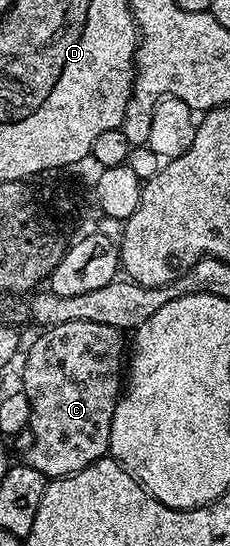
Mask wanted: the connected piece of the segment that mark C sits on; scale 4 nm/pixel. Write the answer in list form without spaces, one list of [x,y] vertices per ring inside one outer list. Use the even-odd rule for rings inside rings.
[[[67,321],[67,325],[55,325],[40,332],[41,336],[34,341],[24,352],[25,364],[21,367],[20,390],[24,391],[27,401],[31,401],[31,417],[29,418],[29,428],[35,433],[35,445],[31,445],[29,451],[24,452],[24,462],[31,469],[39,469],[46,480],[61,479],[65,475],[74,475],[77,471],[87,469],[95,461],[106,458],[109,455],[109,442],[111,441],[111,421],[117,408],[117,400],[123,394],[123,359],[121,363],[121,354],[126,354],[127,339],[122,332],[111,325],[99,325],[99,321]]]

